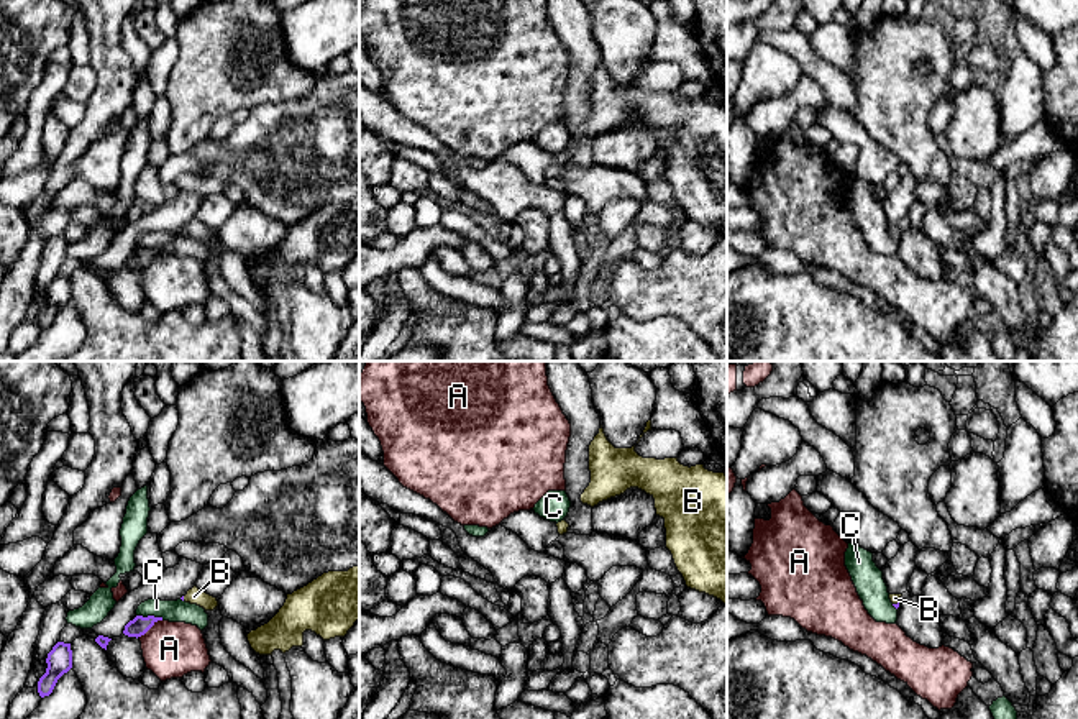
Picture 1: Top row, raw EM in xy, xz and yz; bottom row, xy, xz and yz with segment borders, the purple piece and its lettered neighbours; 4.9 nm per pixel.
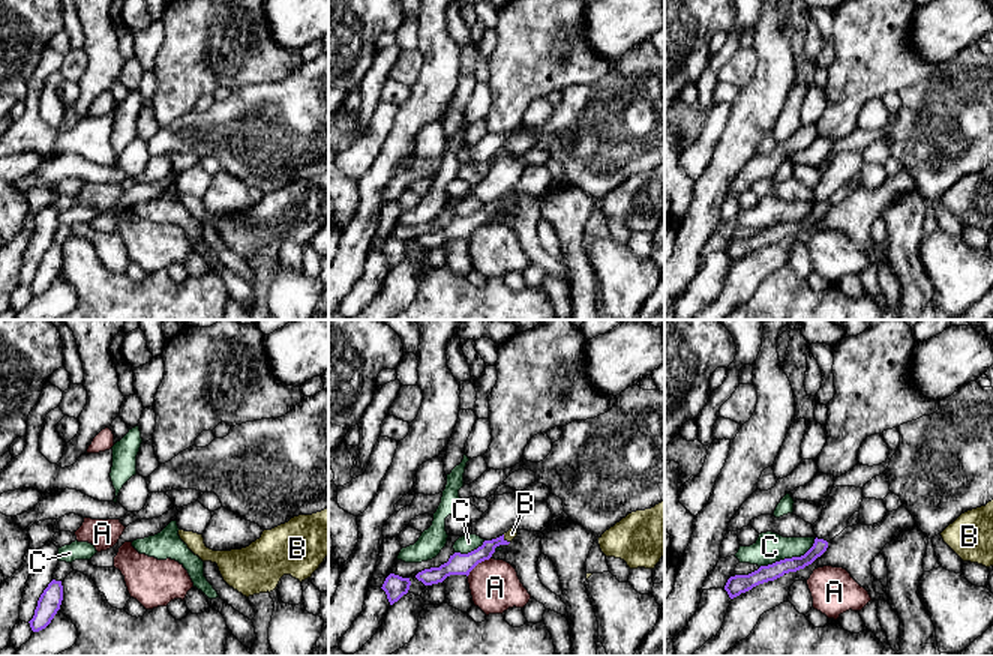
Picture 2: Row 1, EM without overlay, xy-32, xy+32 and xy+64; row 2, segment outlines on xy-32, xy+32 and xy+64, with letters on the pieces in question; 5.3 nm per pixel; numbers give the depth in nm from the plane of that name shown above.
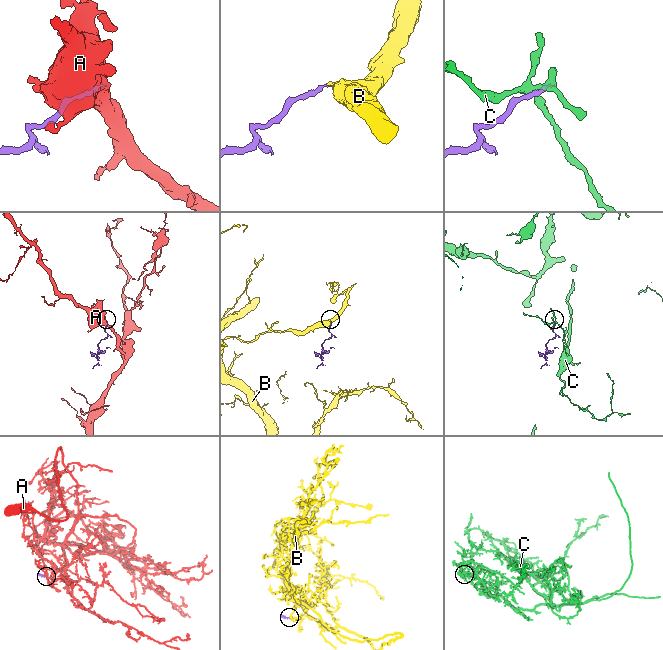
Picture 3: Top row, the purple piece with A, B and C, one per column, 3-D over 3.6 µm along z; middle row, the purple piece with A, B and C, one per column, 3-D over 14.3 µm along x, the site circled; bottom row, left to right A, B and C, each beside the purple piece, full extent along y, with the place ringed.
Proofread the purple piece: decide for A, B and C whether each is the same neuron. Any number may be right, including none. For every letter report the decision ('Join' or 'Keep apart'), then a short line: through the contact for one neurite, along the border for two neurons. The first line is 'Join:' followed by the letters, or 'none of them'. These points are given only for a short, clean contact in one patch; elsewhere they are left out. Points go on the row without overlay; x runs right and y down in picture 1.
Join: B
A: Keep apart. Line: xy (161, 251), (137, 270)
B: Join. Line: yz (896, 238), (895, 237), (895, 230)
C: Keep apart. Line: xy (137, 247), (159, 248), (163, 251)

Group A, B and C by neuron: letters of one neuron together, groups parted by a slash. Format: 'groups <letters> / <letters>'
groups A / B / C

